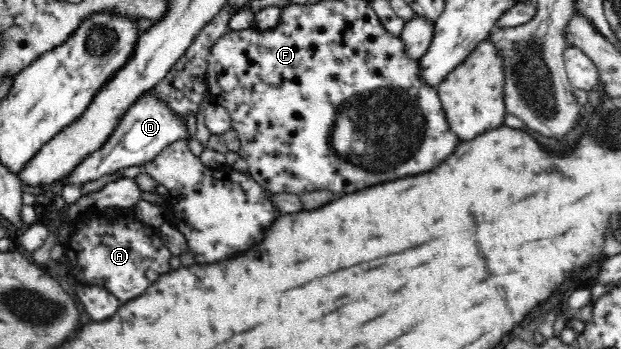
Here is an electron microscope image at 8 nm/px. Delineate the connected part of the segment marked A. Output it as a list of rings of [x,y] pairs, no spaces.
[[[121,216],[115,222],[93,218],[89,224],[77,224],[77,230],[69,234],[67,242],[61,246],[69,264],[69,273],[76,281],[107,288],[109,292],[115,292],[113,296],[121,302],[139,296],[159,276],[172,270],[169,263],[172,253],[165,247],[159,232],[129,216]]]

